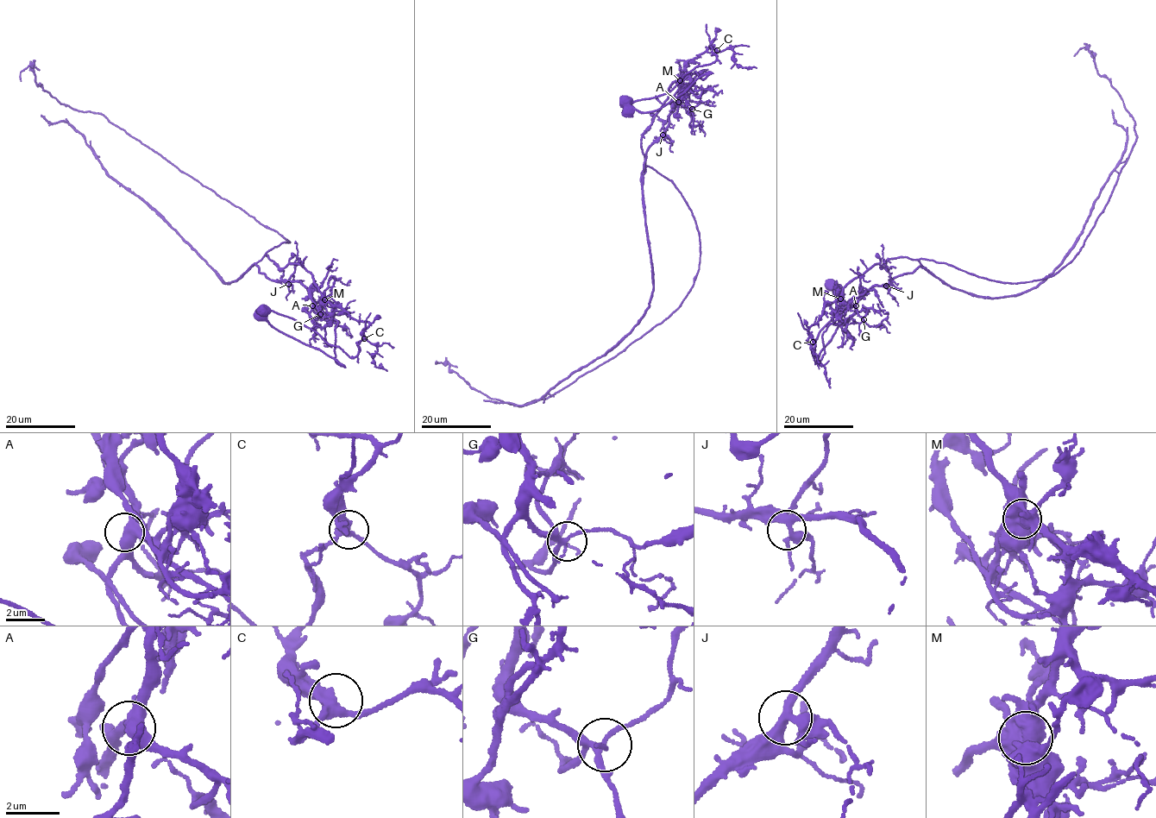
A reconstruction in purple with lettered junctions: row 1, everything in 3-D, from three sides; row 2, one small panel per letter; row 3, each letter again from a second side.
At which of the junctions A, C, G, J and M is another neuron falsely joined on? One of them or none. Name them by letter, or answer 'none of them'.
M

